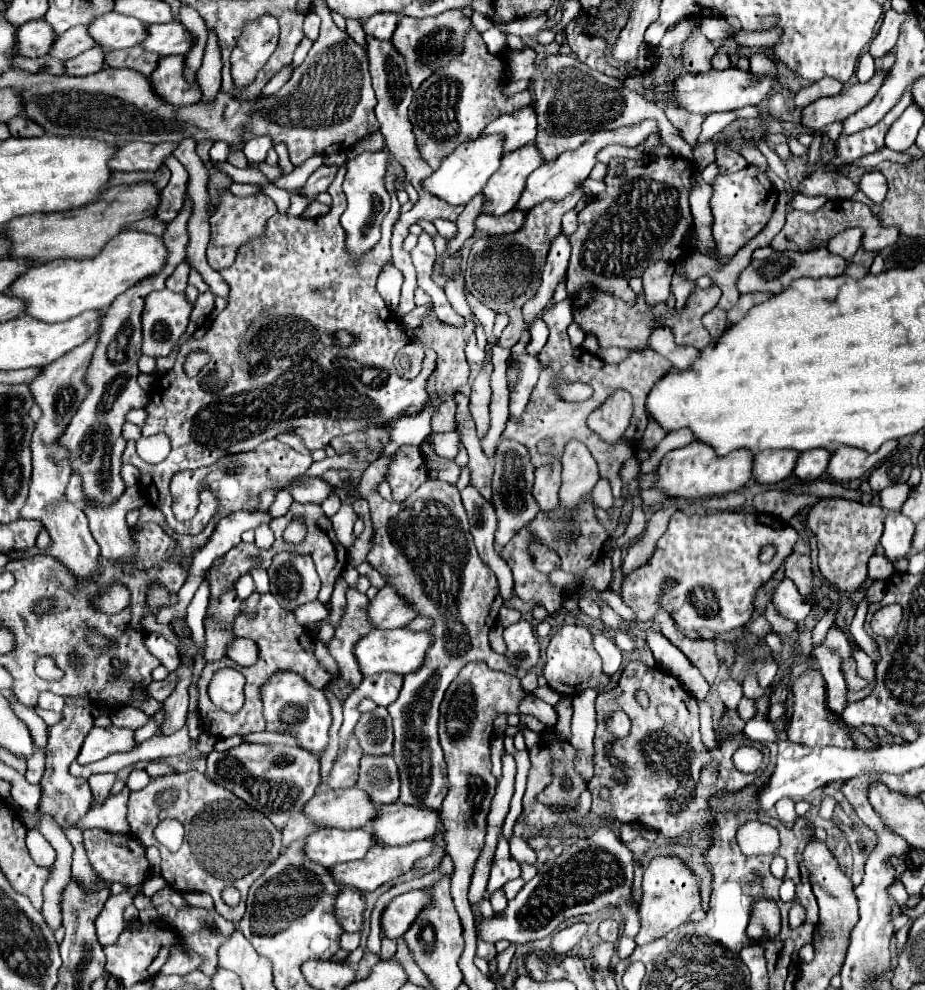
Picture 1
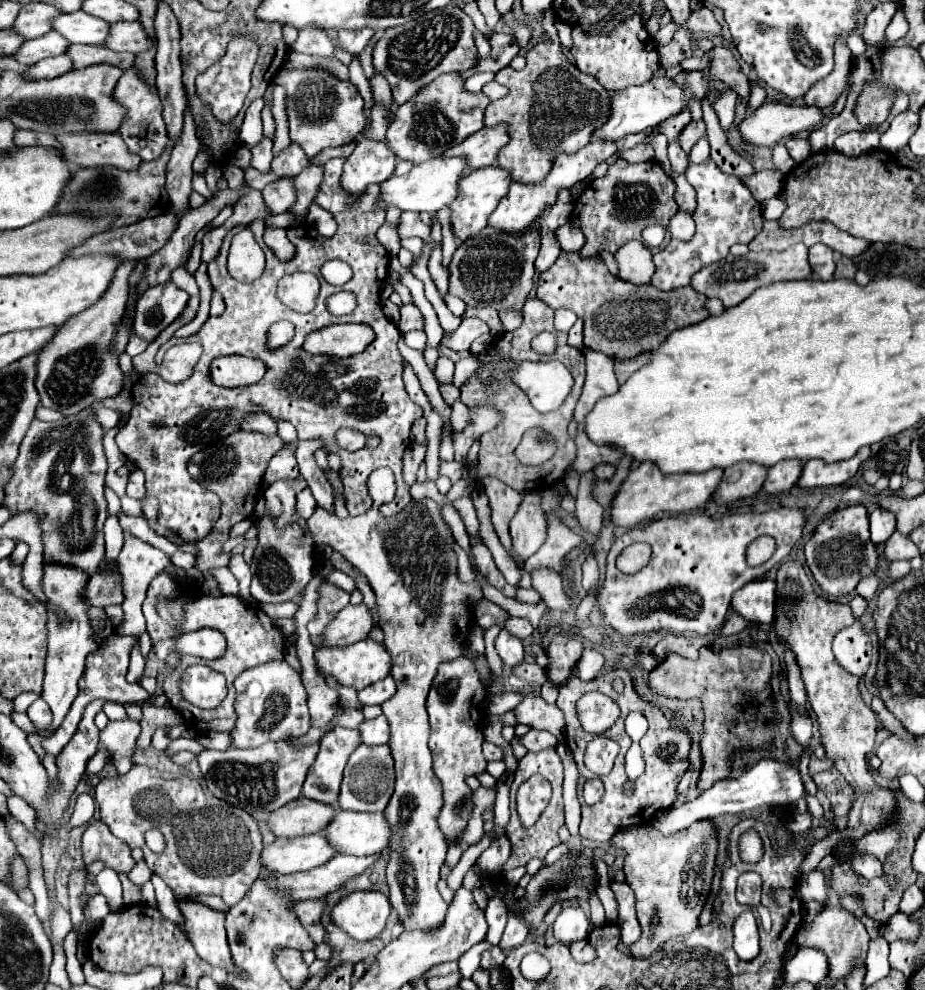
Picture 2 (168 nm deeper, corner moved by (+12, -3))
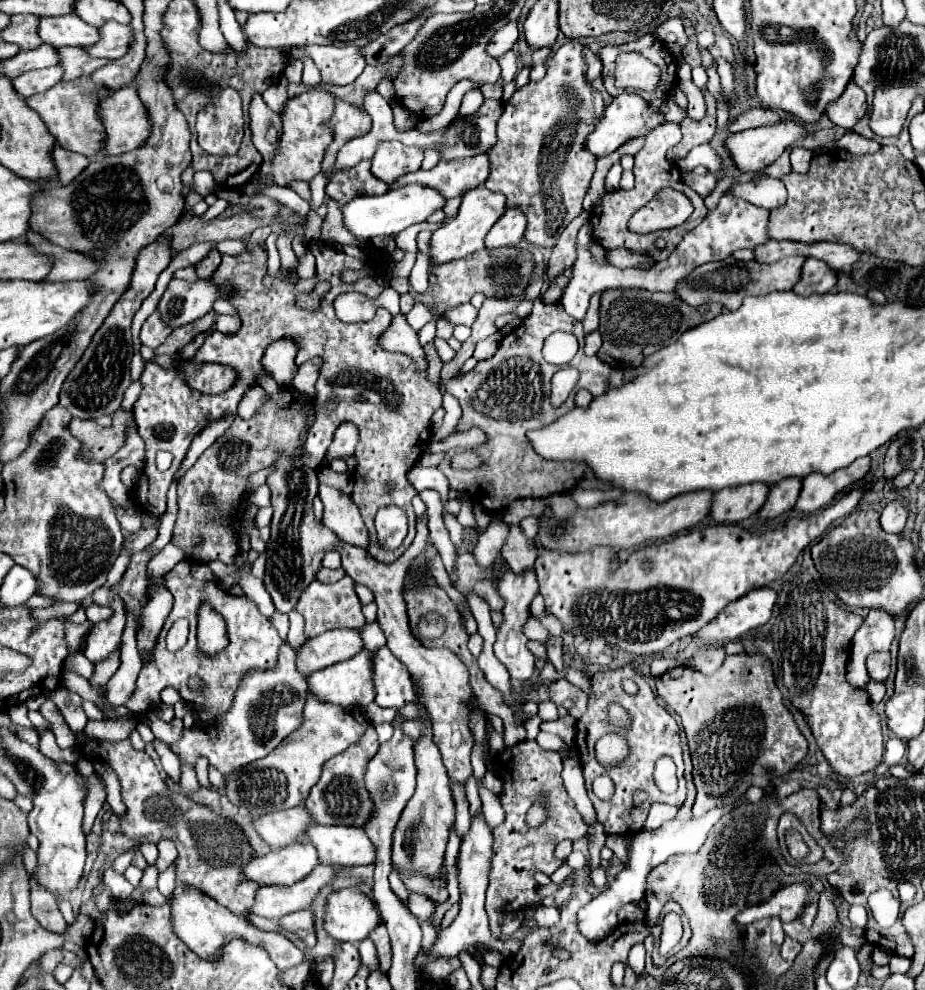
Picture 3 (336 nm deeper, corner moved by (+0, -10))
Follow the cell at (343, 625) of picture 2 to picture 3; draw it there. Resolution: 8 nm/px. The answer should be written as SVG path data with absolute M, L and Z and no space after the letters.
M342 628L310 638L298 650L298 670L308 676L330 664L354 658L364 648L360 632L360 628Z

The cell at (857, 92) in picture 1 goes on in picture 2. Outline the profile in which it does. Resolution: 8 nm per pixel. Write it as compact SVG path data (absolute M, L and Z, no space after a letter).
M764 103L750 117L746 117L738 125L738 129L744 143L758 147L774 147L782 139L816 127L822 119L824 115L816 107Z

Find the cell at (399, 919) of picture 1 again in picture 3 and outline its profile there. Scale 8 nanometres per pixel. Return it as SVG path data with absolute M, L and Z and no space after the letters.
M336 890L328 896L324 928L336 940L358 944L366 940L380 924L382 918L374 902L360 890Z

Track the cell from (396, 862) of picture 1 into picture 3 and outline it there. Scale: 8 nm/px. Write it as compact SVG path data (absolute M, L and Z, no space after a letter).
M318 866L314 868L314 872L310 872L310 876L306 876L306 880L300 880L294 886L262 886L256 894L256 902L250 912L270 920L280 920L286 914L308 908L316 900L318 892L324 886L330 886L336 878L338 868Z

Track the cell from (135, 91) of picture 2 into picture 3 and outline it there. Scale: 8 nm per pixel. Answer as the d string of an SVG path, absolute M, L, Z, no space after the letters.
M134 86L120 88L100 104L100 118L108 132L106 154L142 148L152 134L152 120Z

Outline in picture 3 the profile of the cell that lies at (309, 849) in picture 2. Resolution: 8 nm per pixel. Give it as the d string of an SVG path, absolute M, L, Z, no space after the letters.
M296 842L282 850L272 850L266 856L256 856L244 868L242 874L248 880L258 882L260 886L268 884L290 886L306 878L318 864L320 864L318 850L312 844Z

